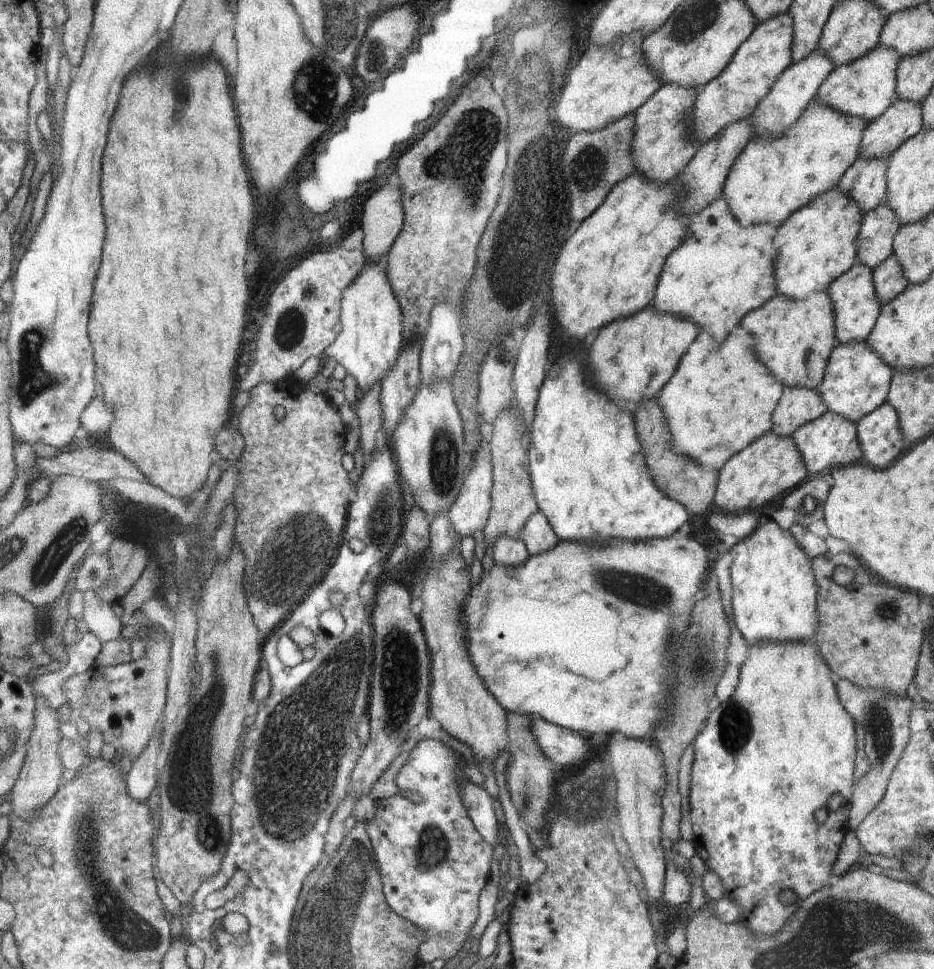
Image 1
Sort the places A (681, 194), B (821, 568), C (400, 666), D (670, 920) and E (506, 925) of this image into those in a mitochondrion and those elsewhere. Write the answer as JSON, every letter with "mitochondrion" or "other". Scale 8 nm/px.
{"A":"other","B":"other","C":"mitochondrion","D":"other","E":"other"}

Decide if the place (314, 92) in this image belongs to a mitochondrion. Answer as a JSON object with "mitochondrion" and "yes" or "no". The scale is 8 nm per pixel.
{"mitochondrion":"yes"}

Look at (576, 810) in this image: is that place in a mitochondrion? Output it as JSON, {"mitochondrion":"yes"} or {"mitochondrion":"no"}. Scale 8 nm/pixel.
{"mitochondrion":"yes"}

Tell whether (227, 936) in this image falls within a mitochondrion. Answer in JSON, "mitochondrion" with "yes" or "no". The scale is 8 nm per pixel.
{"mitochondrion":"no"}

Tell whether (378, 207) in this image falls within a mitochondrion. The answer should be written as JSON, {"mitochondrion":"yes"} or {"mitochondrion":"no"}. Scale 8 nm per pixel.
{"mitochondrion":"no"}

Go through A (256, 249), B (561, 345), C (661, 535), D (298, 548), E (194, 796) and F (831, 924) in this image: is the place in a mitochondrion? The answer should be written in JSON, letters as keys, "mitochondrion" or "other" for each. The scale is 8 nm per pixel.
{"A":"other","B":"other","C":"other","D":"mitochondrion","E":"mitochondrion","F":"mitochondrion"}

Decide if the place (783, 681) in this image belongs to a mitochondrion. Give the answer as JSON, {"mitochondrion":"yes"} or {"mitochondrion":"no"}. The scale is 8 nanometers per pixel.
{"mitochondrion":"no"}

